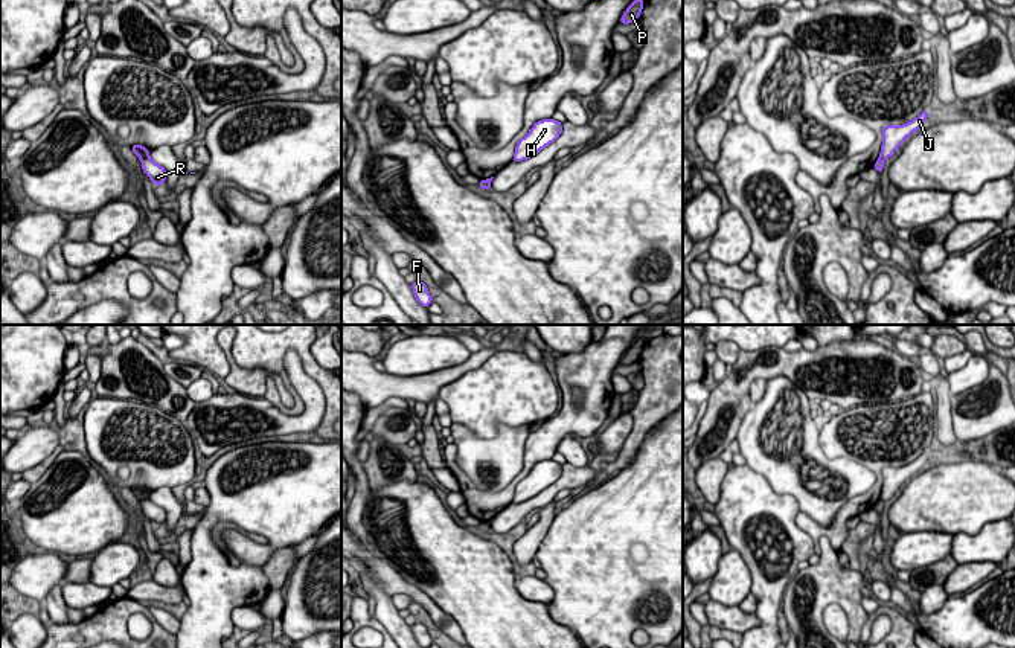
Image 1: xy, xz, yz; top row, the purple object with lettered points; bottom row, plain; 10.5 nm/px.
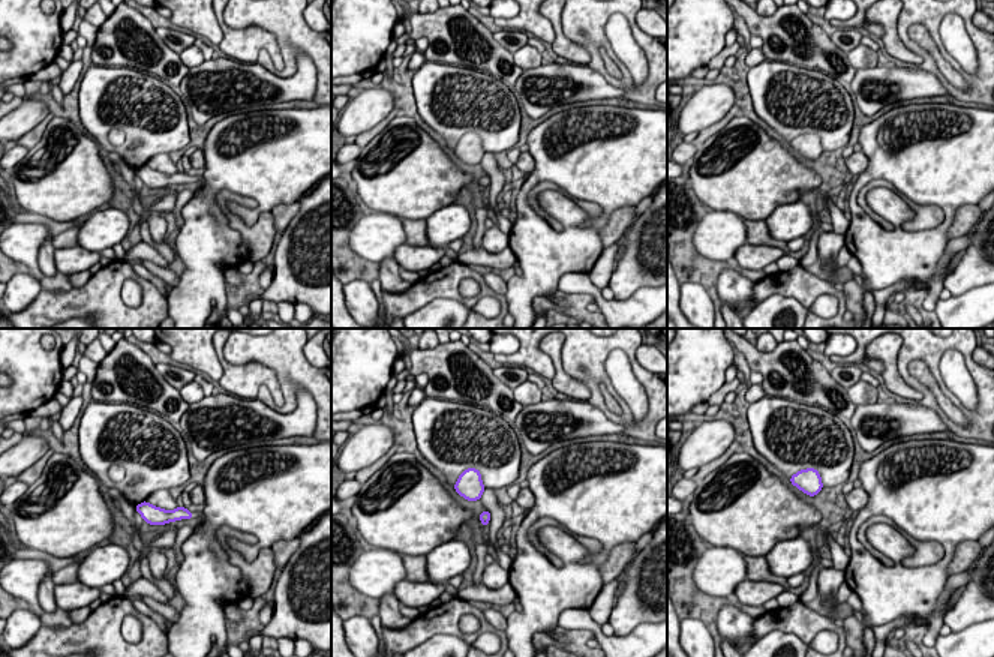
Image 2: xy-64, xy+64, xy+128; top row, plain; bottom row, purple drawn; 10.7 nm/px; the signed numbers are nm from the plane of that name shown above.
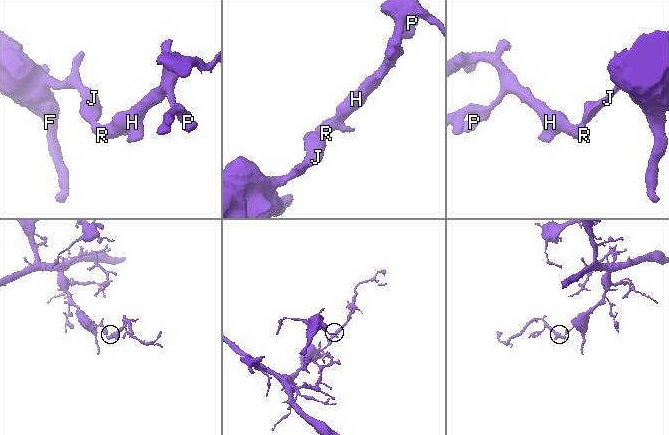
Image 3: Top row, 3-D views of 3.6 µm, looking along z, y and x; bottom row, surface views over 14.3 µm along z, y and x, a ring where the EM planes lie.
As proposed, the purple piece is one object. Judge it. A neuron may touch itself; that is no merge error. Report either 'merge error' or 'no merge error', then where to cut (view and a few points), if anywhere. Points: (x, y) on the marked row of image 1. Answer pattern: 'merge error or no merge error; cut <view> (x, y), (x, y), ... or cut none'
merge error; cut xy (148, 156), (140, 160)

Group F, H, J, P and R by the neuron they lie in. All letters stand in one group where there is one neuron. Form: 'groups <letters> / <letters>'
groups F J / H P R

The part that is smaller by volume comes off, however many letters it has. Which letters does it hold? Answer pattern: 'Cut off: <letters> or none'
Cut off: H, P, R

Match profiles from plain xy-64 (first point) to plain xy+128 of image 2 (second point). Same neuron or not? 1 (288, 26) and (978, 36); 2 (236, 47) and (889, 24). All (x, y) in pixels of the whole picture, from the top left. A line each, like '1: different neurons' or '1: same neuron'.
1: same neuron
2: same neuron

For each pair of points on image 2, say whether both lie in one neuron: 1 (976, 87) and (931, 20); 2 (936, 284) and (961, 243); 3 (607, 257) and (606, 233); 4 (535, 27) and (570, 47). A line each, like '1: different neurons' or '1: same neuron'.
1: same neuron
2: same neuron
3: different neurons
4: different neurons

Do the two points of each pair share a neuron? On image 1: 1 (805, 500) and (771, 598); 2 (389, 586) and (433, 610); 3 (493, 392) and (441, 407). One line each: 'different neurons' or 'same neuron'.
1: different neurons
2: same neuron
3: different neurons

